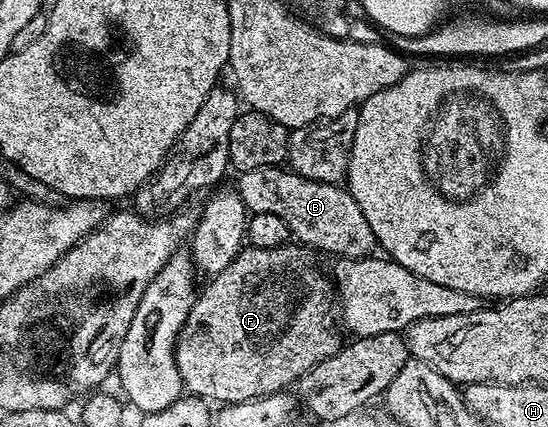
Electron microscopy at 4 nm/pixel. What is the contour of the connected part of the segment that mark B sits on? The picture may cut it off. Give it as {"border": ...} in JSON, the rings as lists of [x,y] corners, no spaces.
{"border":[[[281,165],[242,171],[239,179],[241,180],[235,183],[235,189],[245,202],[246,212],[275,213],[275,217],[283,217],[290,236],[298,244],[314,252],[326,251],[327,254],[333,255],[332,257],[342,259],[363,259],[374,254],[375,240],[371,233],[371,225],[367,225],[367,217],[363,217],[355,197],[351,197],[351,193],[344,186],[336,183],[316,183]]]}

